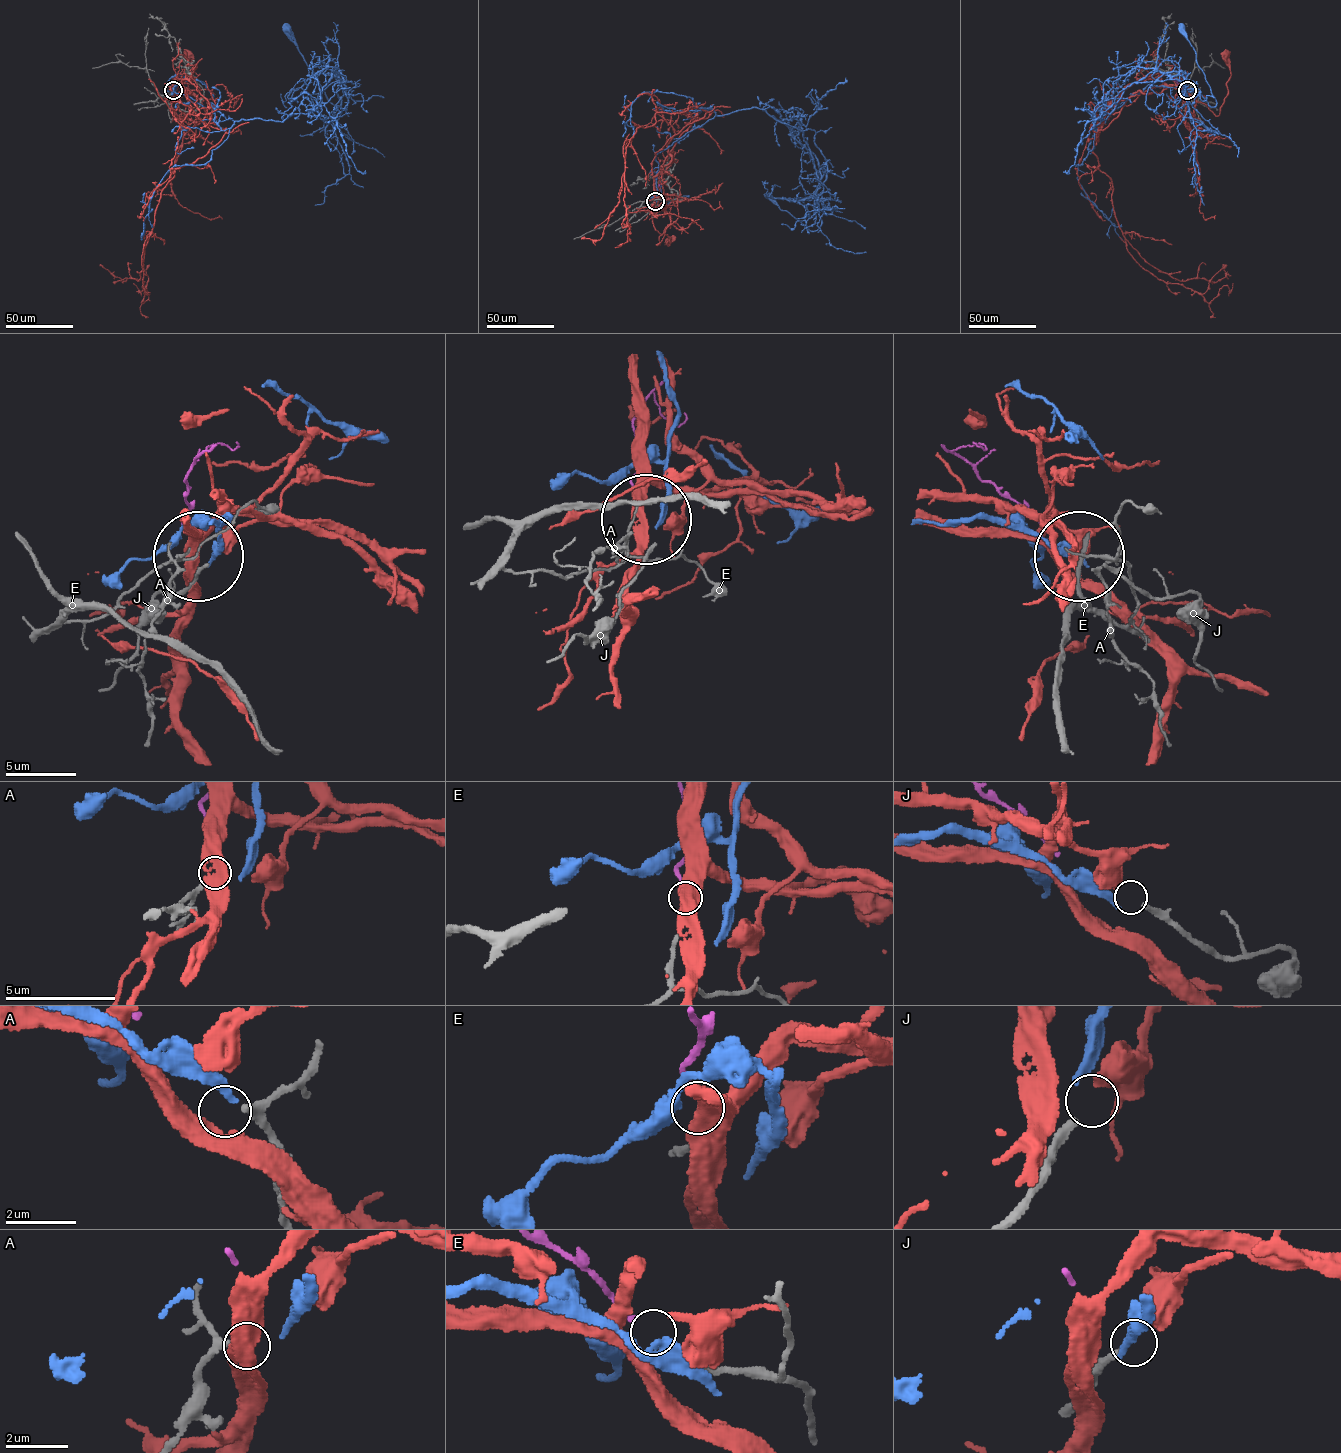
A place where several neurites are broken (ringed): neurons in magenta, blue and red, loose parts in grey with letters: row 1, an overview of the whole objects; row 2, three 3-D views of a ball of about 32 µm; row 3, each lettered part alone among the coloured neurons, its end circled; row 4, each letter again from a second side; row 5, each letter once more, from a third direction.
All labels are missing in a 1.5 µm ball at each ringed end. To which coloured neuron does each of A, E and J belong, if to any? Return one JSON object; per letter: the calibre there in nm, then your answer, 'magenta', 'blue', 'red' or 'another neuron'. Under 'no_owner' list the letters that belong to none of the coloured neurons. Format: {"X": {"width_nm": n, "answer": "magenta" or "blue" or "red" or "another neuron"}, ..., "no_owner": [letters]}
{"A": {"width_nm": 200, "answer": "another neuron"}, "E": {"width_nm": 160, "answer": "magenta"}, "J": {"width_nm": 240, "answer": "red"}, "no_owner": ["A"]}

